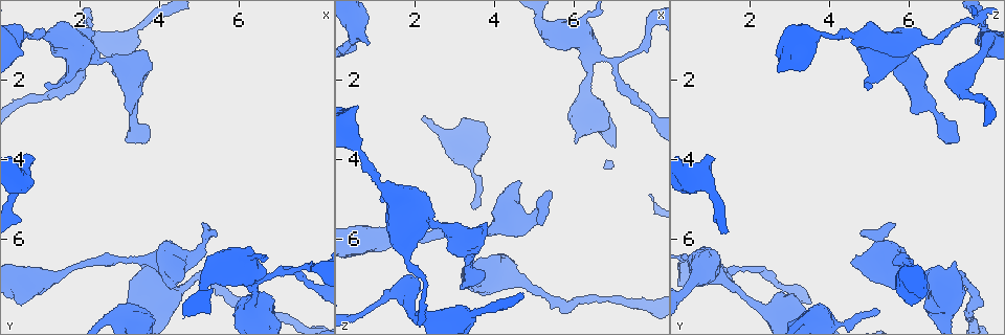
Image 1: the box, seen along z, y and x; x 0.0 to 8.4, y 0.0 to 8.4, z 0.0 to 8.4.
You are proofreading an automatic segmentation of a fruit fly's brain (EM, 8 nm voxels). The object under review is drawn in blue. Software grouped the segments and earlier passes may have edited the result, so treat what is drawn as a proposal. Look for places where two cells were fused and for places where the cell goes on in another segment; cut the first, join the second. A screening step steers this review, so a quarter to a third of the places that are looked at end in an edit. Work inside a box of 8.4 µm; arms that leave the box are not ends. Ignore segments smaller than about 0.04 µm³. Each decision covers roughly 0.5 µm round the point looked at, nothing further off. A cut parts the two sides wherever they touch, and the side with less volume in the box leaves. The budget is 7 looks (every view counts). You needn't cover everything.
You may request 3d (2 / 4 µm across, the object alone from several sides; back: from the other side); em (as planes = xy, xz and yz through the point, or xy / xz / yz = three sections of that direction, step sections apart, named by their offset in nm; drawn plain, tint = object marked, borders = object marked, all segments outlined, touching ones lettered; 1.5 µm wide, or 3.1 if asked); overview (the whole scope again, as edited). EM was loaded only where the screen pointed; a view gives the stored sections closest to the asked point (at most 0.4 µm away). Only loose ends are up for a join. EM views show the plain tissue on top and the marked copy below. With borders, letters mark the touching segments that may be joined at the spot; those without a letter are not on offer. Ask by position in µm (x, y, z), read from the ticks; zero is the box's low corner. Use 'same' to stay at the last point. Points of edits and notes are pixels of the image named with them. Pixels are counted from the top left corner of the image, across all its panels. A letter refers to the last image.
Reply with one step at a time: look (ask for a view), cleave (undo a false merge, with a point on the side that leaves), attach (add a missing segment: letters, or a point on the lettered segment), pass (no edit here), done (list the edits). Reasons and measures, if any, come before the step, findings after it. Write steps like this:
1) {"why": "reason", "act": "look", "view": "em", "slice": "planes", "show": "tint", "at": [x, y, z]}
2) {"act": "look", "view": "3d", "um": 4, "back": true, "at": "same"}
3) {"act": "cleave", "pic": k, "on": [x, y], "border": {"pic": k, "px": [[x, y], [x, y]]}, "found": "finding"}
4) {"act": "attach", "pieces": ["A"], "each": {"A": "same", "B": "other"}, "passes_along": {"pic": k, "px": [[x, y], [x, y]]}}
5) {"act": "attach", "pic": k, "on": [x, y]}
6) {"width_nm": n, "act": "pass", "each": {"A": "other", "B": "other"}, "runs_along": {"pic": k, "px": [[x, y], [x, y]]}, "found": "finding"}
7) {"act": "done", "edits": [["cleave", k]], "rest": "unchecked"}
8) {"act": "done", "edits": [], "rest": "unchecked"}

{"why": "thick turns thin", "act": "look", "view": "em", "slice": "planes", "show": "tint", "at": [6.15, 6.45, 0.65]}

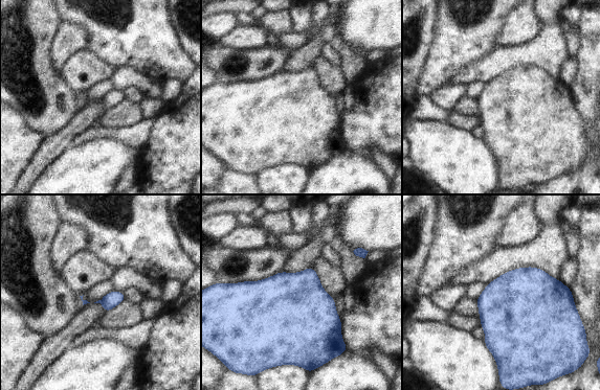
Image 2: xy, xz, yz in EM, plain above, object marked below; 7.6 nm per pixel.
{"act": "look", "view": "em", "slice": "planes", "show": "borders", "at": "same"}

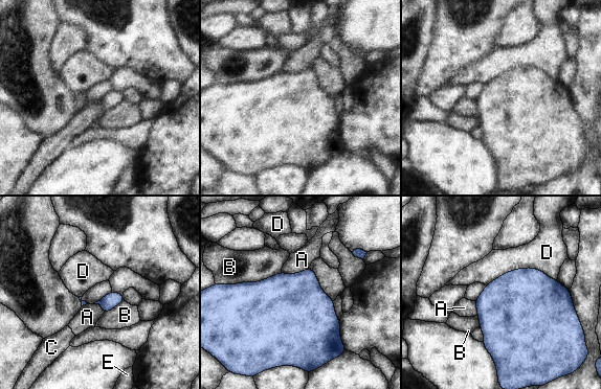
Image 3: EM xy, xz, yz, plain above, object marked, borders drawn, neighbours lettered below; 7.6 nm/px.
{"width_nm": 550, "act": "pass", "each": {"A": "other", "B": "other", "C": "other", "D": "other", "E": "other"}, "border": {"pic": 3, "px": [[556, 279], [516, 268], [486, 285]]}, "found": "continuous, no second cell"}

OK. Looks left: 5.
{"why": "stops while still wide", "act": "look", "view": "em", "slice": "planes", "show": "borders", "at": [4.65, 6.65, 4.60]}

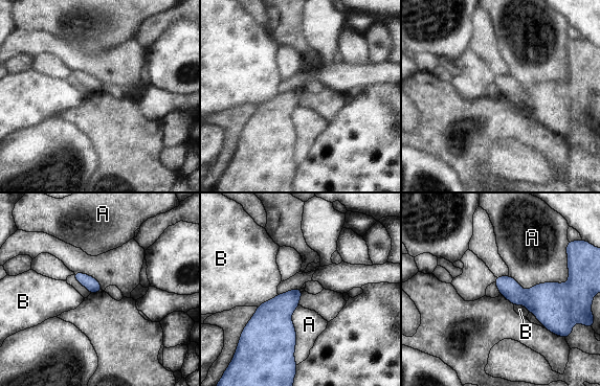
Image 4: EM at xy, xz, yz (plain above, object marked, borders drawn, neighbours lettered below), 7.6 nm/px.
{"act": "pass", "each": {"A": "other", "B": "other"}, "border": {"pic": 4, "px": [[509, 274], [526, 291], [569, 280]]}, "found": "no lettered segment goes on from it"}

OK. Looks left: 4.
{"why": "tapers out", "act": "look", "view": "em", "slice": "yz", "step": 8, "show": "tint", "at": [1.15, 2.10, 5.00]}

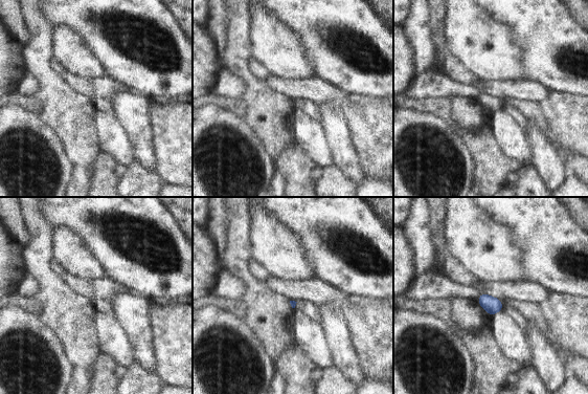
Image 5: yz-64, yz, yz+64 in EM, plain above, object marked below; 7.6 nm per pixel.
{"act": "look", "view": "em", "slice": "yz", "step": 8, "show": "borders", "at": "same"}

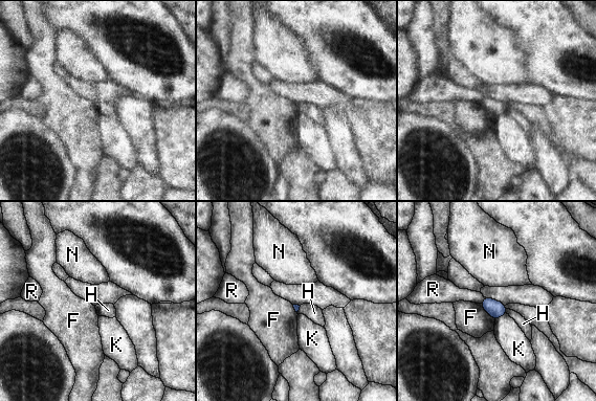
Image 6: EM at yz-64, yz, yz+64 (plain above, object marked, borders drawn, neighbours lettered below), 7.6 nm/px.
{"act": "pass", "each": {"F": "other", "H": "other", "K": "other", "N": "other", "R": "other"}, "border": {"pic": 6, "px": [[480, 303], [482, 308], [494, 320]]}, "found": "none of them fits"}

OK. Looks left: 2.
{"act": "done", "edits": [], "rest": "unchecked"}

